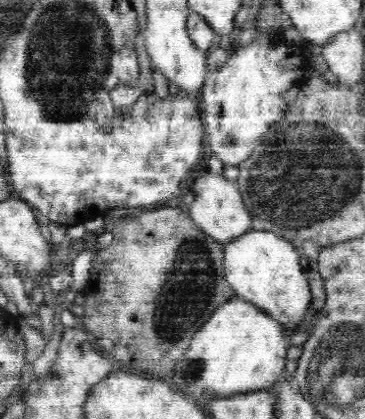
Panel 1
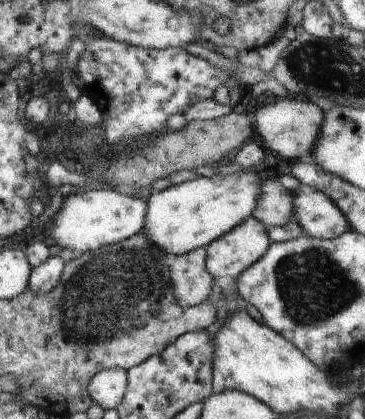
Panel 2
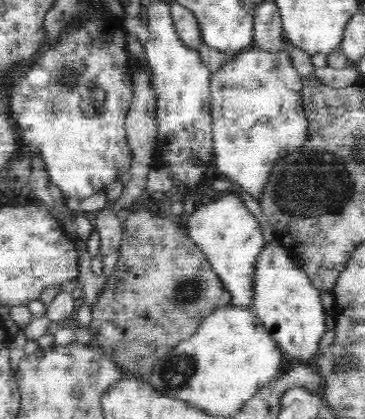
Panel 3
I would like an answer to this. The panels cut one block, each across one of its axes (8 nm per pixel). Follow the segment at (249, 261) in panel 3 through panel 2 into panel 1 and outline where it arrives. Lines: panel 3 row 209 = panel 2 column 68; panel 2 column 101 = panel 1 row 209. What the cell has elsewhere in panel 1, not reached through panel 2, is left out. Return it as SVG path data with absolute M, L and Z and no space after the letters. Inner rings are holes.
M208 172L206 176L200 176L200 178L194 182L192 194L196 196L196 200L194 200L192 206L186 208L188 214L192 216L192 220L196 222L196 226L198 226L204 234L208 234L214 242L218 242L220 246L228 246L228 244L232 244L232 242L244 238L244 236L252 230L250 212L246 210L238 188L236 188L232 182L228 182L228 178Z

